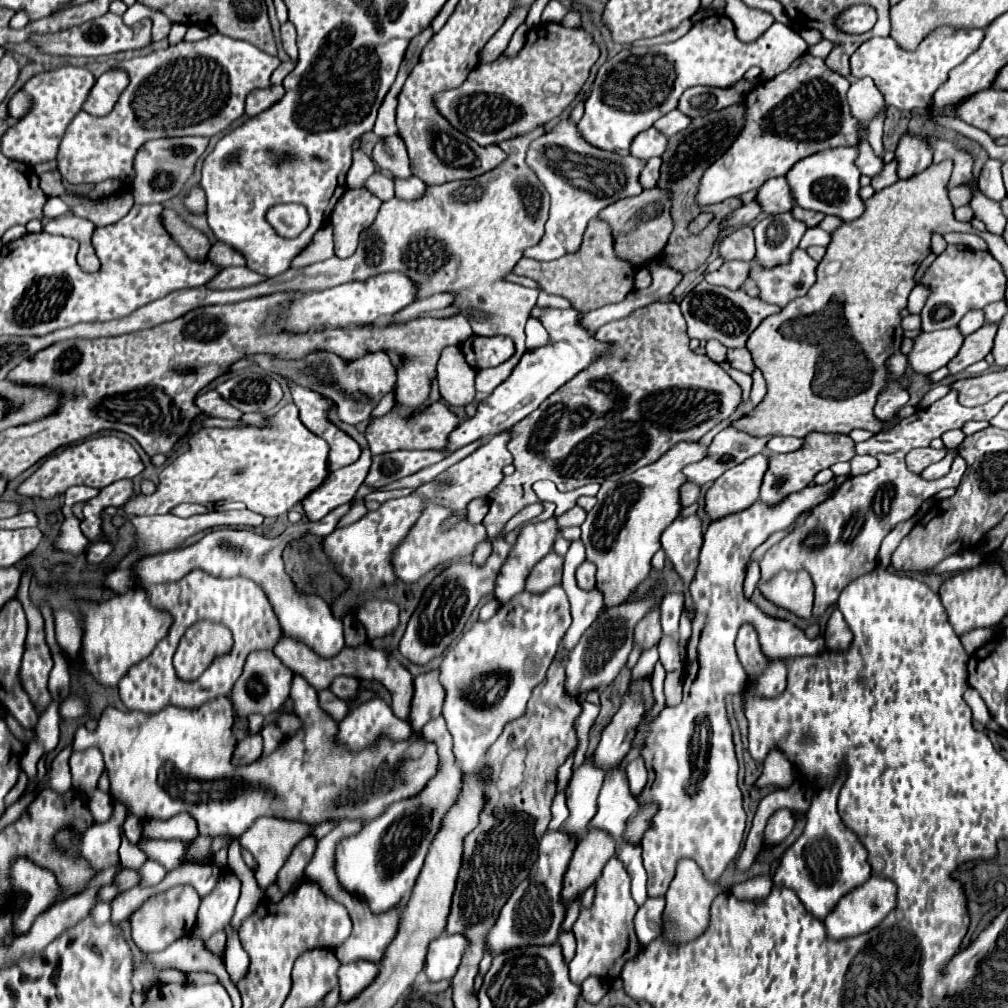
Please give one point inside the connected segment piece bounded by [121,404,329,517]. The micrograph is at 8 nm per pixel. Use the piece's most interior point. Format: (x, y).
(222, 464)

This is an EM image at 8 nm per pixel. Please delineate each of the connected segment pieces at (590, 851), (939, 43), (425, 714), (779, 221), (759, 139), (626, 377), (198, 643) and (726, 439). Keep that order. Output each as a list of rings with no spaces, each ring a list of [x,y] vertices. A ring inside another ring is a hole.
[[[589,826],[589,832],[579,840],[573,858],[569,862],[569,868],[565,872],[561,892],[563,904],[571,904],[589,886],[593,886],[613,854],[615,854],[615,840],[611,840],[607,832],[591,832]]]
[[[937,28],[923,44],[907,52],[895,44],[893,38],[871,38],[863,42],[851,56],[851,76],[873,78],[875,86],[883,92],[887,104],[899,110],[911,108],[927,108],[931,106],[935,90],[947,82],[949,72],[959,66],[967,56],[971,56],[983,42],[983,30],[951,30],[951,28]]]
[[[439,668],[423,672],[415,678],[415,694],[411,702],[411,726],[415,732],[421,732],[421,728],[441,716],[443,700],[445,700],[445,688],[439,682]]]
[[[779,212],[765,216],[753,230],[757,244],[755,260],[759,260],[763,266],[775,266],[783,264],[799,246],[807,226],[791,212]]]
[[[811,54],[799,56],[779,76],[759,82],[745,96],[745,126],[737,134],[735,144],[705,170],[697,204],[711,206],[727,198],[737,198],[749,190],[757,190],[769,178],[785,176],[801,158],[835,146],[855,146],[861,130],[849,112],[849,86],[851,82],[845,76],[833,72],[821,58]]]
[[[655,302],[655,304],[649,304],[647,308],[639,308],[639,312],[633,312],[631,316],[627,316],[623,320],[609,322],[609,324],[605,324],[603,328],[599,328],[595,332],[595,340],[609,344],[609,352],[603,354],[603,356],[599,356],[599,360],[593,360],[589,364],[589,368],[585,368],[583,372],[579,372],[577,376],[573,376],[567,384],[563,384],[559,388],[559,392],[555,392],[555,396],[549,396],[535,412],[531,412],[531,416],[523,418],[519,424],[515,424],[515,428],[509,430],[511,432],[511,440],[509,440],[507,446],[509,446],[509,452],[513,454],[515,472],[511,476],[507,476],[503,480],[503,484],[499,484],[499,488],[495,488],[495,492],[491,492],[491,496],[489,496],[491,508],[489,508],[489,514],[483,518],[483,524],[485,524],[489,536],[497,538],[499,532],[503,530],[503,526],[507,524],[507,520],[511,520],[525,506],[539,502],[539,498],[535,496],[535,492],[531,488],[533,482],[547,478],[547,480],[555,482],[555,486],[557,486],[559,492],[569,492],[569,490],[581,488],[581,486],[591,484],[591,482],[599,482],[601,484],[605,480],[615,480],[615,478],[619,478],[623,474],[631,474],[631,472],[635,472],[635,470],[639,470],[639,468],[643,468],[647,464],[653,464],[655,460],[659,460],[663,456],[663,452],[671,450],[675,444],[679,444],[683,440],[697,442],[711,428],[715,428],[717,424],[721,424],[723,420],[727,420],[739,408],[739,404],[743,400],[741,398],[741,392],[743,392],[741,386],[719,364],[715,364],[709,356],[699,356],[699,354],[691,352],[691,348],[689,348],[689,336],[687,336],[687,324],[685,324],[685,318],[683,318],[683,314],[679,310],[679,304],[675,304],[675,302]]]
[[[208,620],[189,627],[175,652],[175,670],[183,680],[195,680],[207,664],[231,648],[231,632],[222,624]]]
[[[725,428],[713,438],[707,456],[699,462],[685,466],[683,474],[687,482],[693,482],[697,486],[715,482],[729,468],[763,452],[767,440],[769,438],[751,438],[745,432],[735,432],[733,428]]]

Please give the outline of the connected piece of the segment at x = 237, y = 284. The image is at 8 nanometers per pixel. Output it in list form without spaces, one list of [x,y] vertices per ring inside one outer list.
[[[223,268],[205,286],[213,290],[233,290],[233,288],[247,288],[247,286],[253,286],[265,280],[267,276],[257,274],[249,268]]]

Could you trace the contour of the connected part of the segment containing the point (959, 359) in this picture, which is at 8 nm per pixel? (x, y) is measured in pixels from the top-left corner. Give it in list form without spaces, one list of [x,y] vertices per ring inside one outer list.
[[[987,324],[987,326],[981,326],[971,336],[967,336],[965,342],[963,342],[963,346],[961,346],[961,350],[947,364],[949,376],[955,376],[955,374],[963,372],[967,366],[983,360],[985,354],[993,348],[995,332],[997,332],[997,326],[995,324]]]

